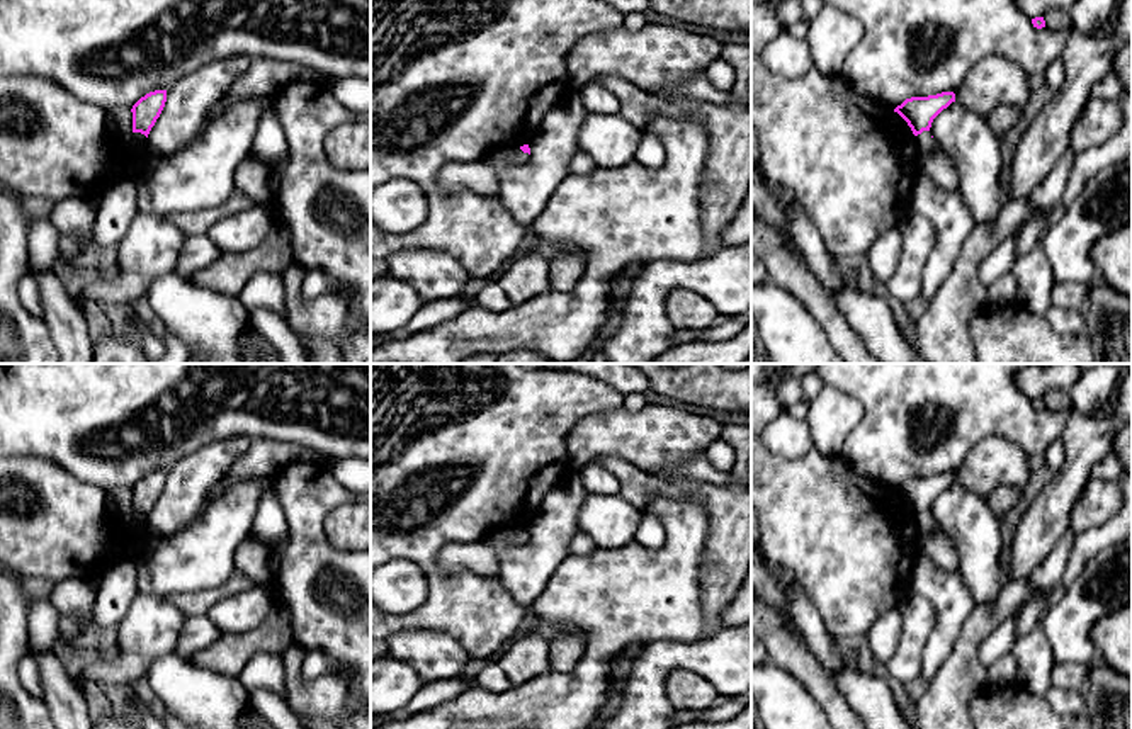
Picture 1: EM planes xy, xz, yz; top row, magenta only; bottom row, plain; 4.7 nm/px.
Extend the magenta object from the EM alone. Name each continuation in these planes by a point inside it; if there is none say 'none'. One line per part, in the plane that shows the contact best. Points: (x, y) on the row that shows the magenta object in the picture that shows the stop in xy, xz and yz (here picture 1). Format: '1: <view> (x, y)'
1: xy (138, 141)

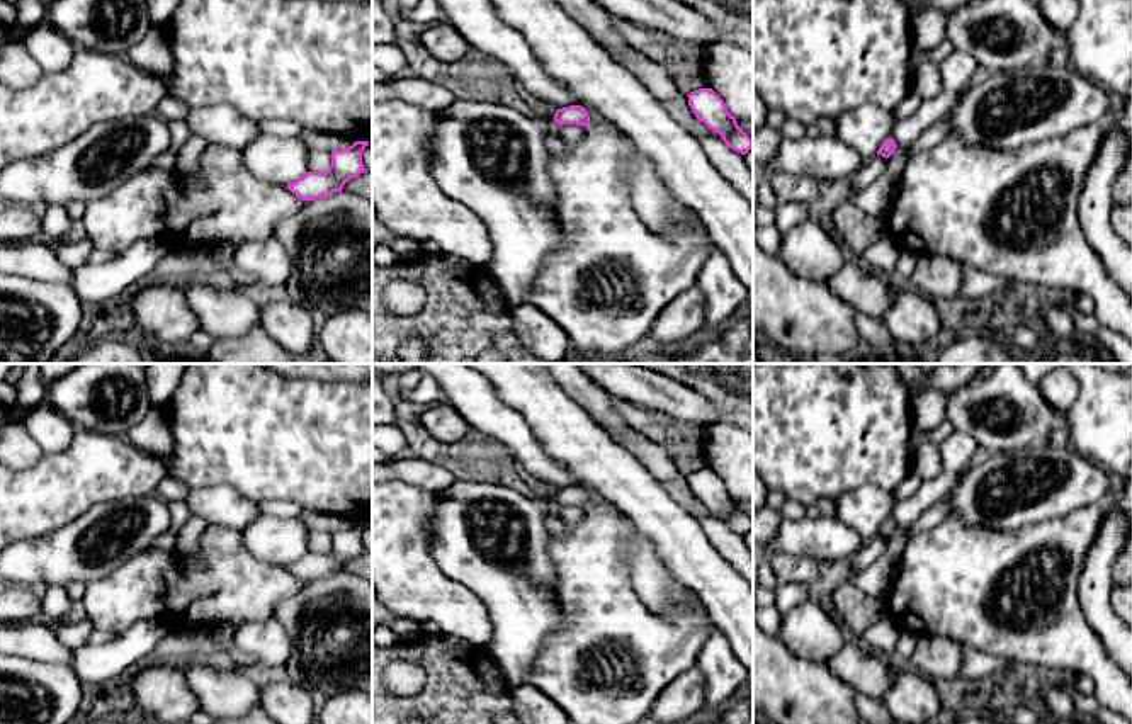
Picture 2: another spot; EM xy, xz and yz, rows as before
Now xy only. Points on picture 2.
none

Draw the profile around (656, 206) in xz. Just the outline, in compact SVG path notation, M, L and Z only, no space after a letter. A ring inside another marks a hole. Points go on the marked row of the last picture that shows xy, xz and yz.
M636 144L625 184L631 192L632 207L649 229L658 235L671 235L676 229L707 233L700 218L670 192L653 160Z

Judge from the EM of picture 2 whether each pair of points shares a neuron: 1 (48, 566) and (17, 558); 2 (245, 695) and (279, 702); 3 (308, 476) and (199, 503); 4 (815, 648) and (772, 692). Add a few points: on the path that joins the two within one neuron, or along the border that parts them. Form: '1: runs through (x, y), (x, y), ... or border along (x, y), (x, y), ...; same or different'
1: runs through (41, 561), (24, 561); same
2: border along (259, 677), (259, 701), (262, 704); different
3: border along (201, 486), (230, 485), (257, 503); different
4: border along (777, 638), (794, 655), (826, 665); different

